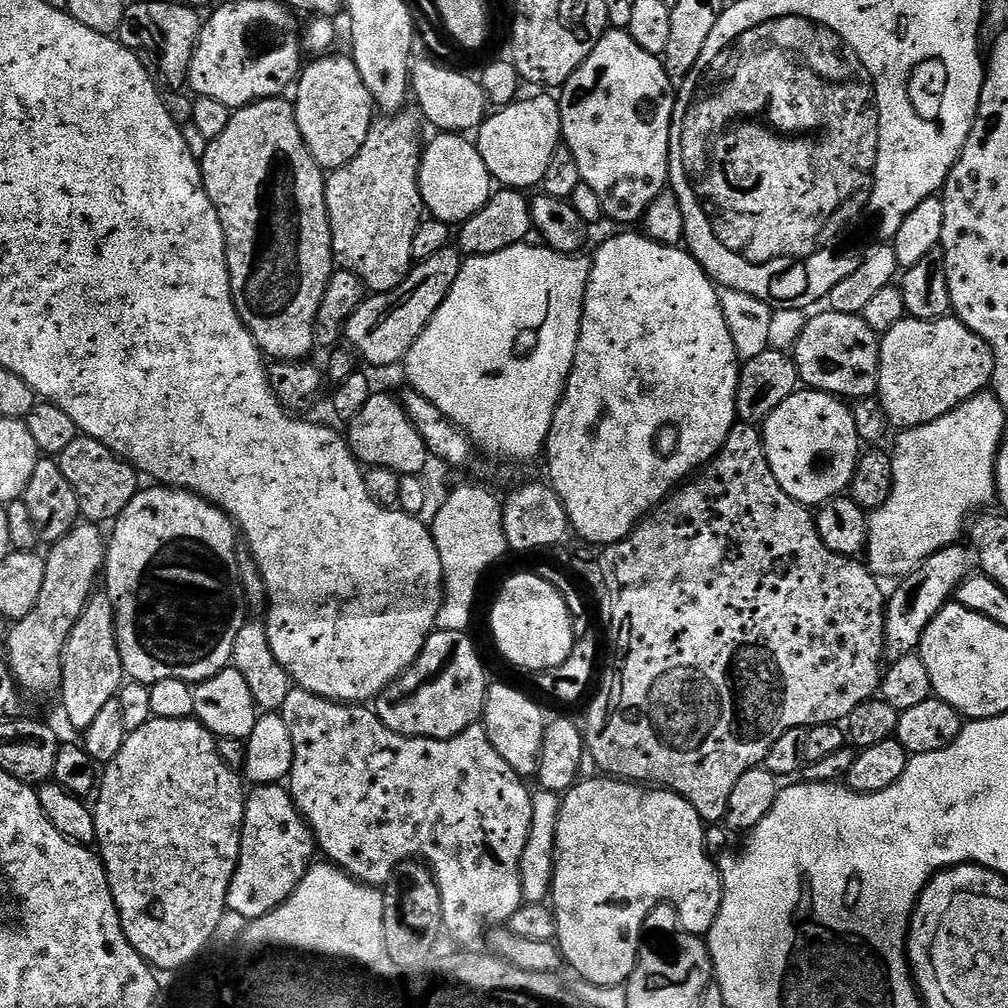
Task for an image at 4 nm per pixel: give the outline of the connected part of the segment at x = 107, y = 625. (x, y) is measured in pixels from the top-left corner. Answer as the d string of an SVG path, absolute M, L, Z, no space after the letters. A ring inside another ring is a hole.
M96 594L88 601L86 610L78 618L74 630L64 647L62 682L58 689L64 716L77 730L83 730L94 722L94 718L106 702L117 699L120 687L126 682L126 673L116 641L116 615L107 595Z

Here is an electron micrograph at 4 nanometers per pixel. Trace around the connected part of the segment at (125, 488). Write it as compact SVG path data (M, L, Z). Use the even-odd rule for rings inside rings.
M77 435L76 440L62 450L58 463L62 474L66 474L66 482L70 482L70 486L74 486L74 494L78 494L81 517L97 526L117 520L142 488L141 477L128 461L89 436Z

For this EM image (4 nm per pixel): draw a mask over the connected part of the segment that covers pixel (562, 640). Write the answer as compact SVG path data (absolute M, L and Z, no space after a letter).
M520 572L512 576L500 588L496 601L492 604L492 636L496 639L496 648L516 668L525 668L531 674L547 672L554 666L562 666L570 654L574 637L572 635L572 619L568 613L566 602L562 602L562 594L554 590L543 575L532 572Z

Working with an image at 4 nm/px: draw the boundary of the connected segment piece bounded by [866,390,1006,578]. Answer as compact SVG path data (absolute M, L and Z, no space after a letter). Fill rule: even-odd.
M985 390L962 402L962 406L950 410L950 414L942 418L926 426L905 428L899 433L896 449L891 449L890 452L894 474L892 493L883 506L875 509L868 517L866 564L877 577L907 576L926 558L930 558L930 554L957 543L963 537L960 536L963 532L965 535L966 521L980 510L975 508L980 508L991 500L993 503L997 499L996 456L1000 453L1001 443L1005 439L1004 416L1006 410L996 395Z

